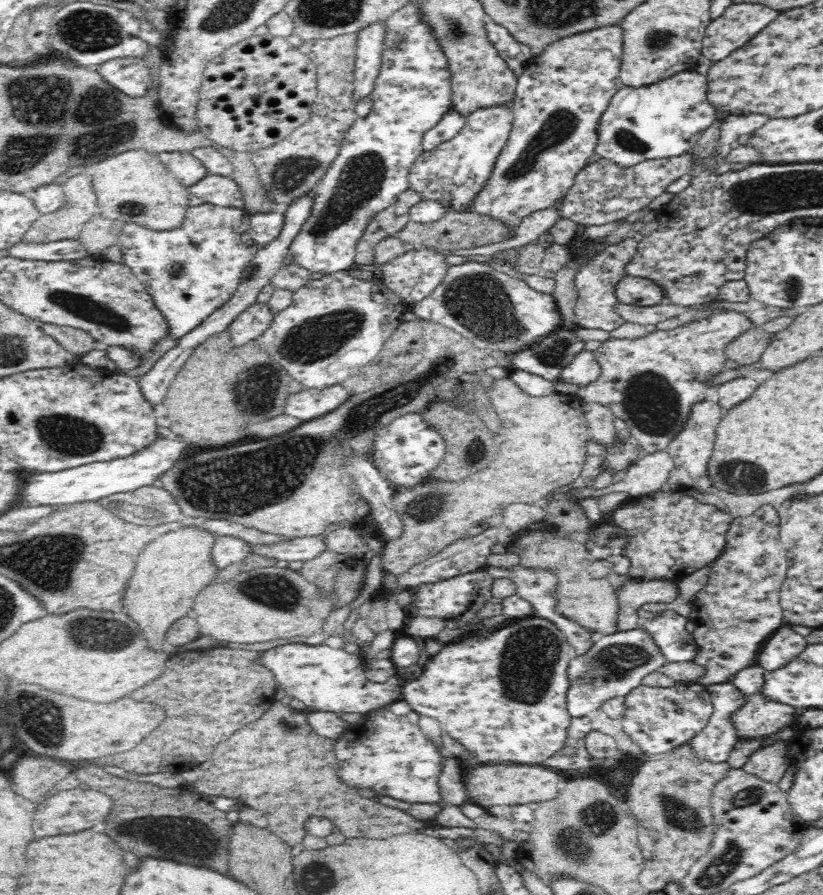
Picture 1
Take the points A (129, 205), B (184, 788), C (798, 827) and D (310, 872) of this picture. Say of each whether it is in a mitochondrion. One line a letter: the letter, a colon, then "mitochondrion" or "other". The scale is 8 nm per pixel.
A: mitochondrion
B: other
C: other
D: mitochondrion

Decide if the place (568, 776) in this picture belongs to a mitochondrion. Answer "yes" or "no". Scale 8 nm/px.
no

